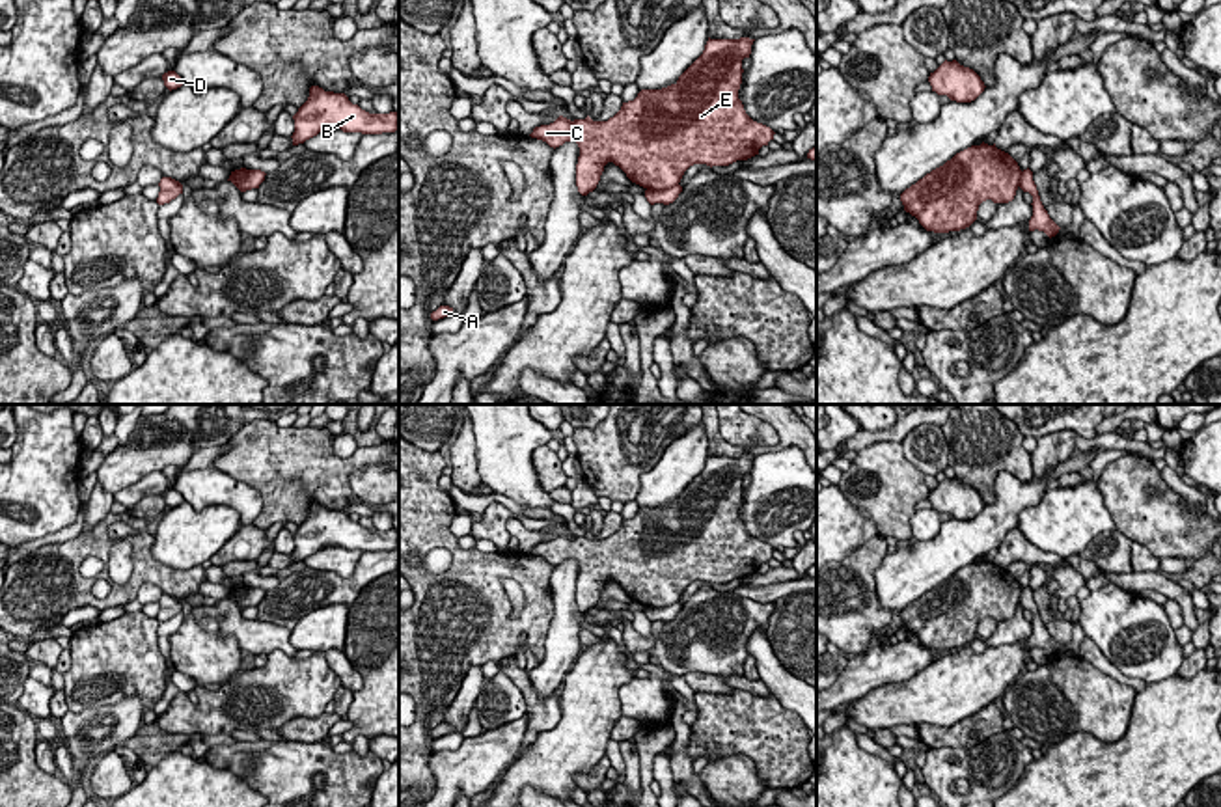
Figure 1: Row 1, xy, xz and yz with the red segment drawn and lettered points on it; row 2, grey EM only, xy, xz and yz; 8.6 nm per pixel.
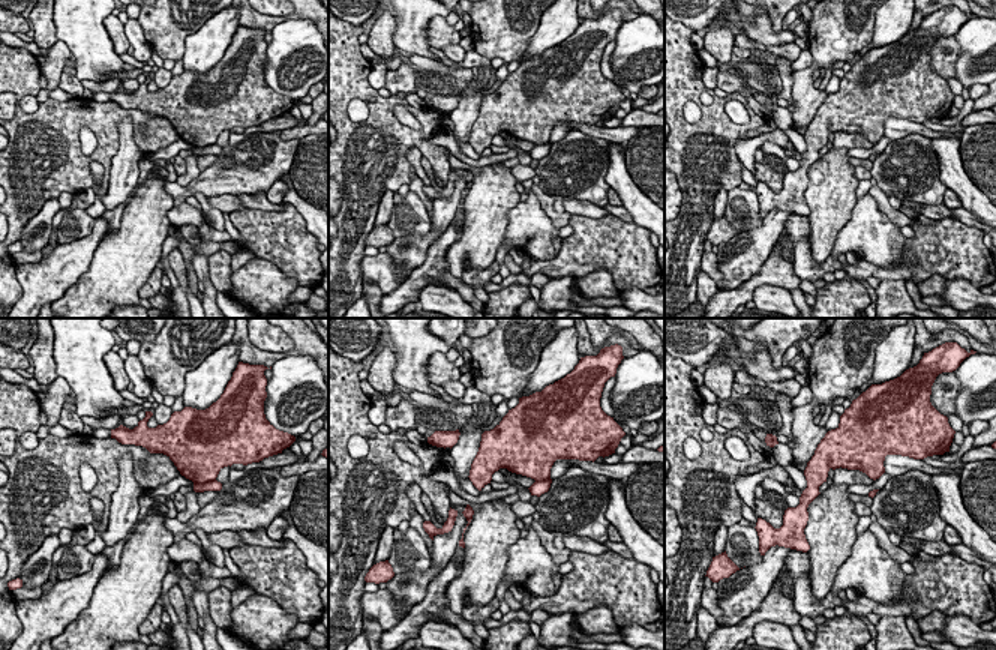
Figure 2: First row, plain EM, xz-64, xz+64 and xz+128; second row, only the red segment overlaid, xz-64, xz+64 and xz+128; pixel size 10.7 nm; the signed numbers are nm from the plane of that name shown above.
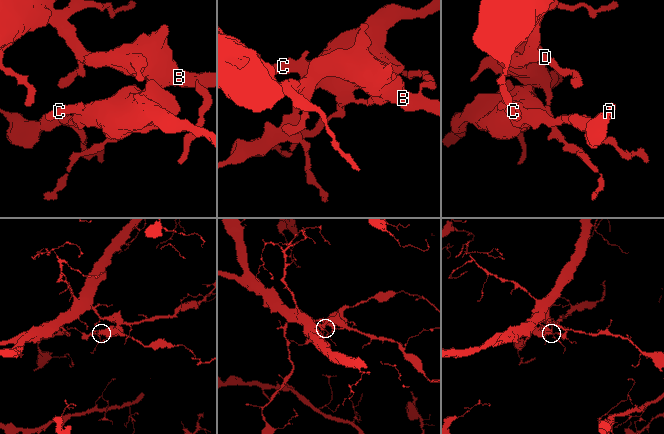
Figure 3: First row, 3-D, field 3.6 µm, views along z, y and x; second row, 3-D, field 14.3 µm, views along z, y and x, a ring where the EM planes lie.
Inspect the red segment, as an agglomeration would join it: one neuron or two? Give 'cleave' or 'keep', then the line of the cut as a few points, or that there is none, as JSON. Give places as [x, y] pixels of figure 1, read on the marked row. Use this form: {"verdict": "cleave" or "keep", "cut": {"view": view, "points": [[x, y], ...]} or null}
{"verdict": "cleave", "cut": {"view": "xz", "points": [[677, 183], [647, 191]]}}

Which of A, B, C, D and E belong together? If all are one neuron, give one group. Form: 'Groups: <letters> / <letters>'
Groups: A C E / B D

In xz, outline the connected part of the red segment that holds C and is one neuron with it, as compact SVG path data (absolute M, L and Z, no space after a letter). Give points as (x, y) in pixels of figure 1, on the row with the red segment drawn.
M708 37L703 54L675 84L641 89L608 121L559 116L529 136L554 149L578 144L576 186L582 196L597 188L608 162L647 190L665 190L693 164L712 168L748 160L775 134L753 121L738 99L742 60L749 58L753 41Z

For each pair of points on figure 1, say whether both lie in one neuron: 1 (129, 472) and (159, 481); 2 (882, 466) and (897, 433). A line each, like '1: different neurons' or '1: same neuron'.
1: different neurons
2: different neurons

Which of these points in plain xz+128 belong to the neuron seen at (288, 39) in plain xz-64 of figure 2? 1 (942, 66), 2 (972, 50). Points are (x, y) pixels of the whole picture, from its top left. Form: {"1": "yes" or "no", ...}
{"1": "no", "2": "yes"}

